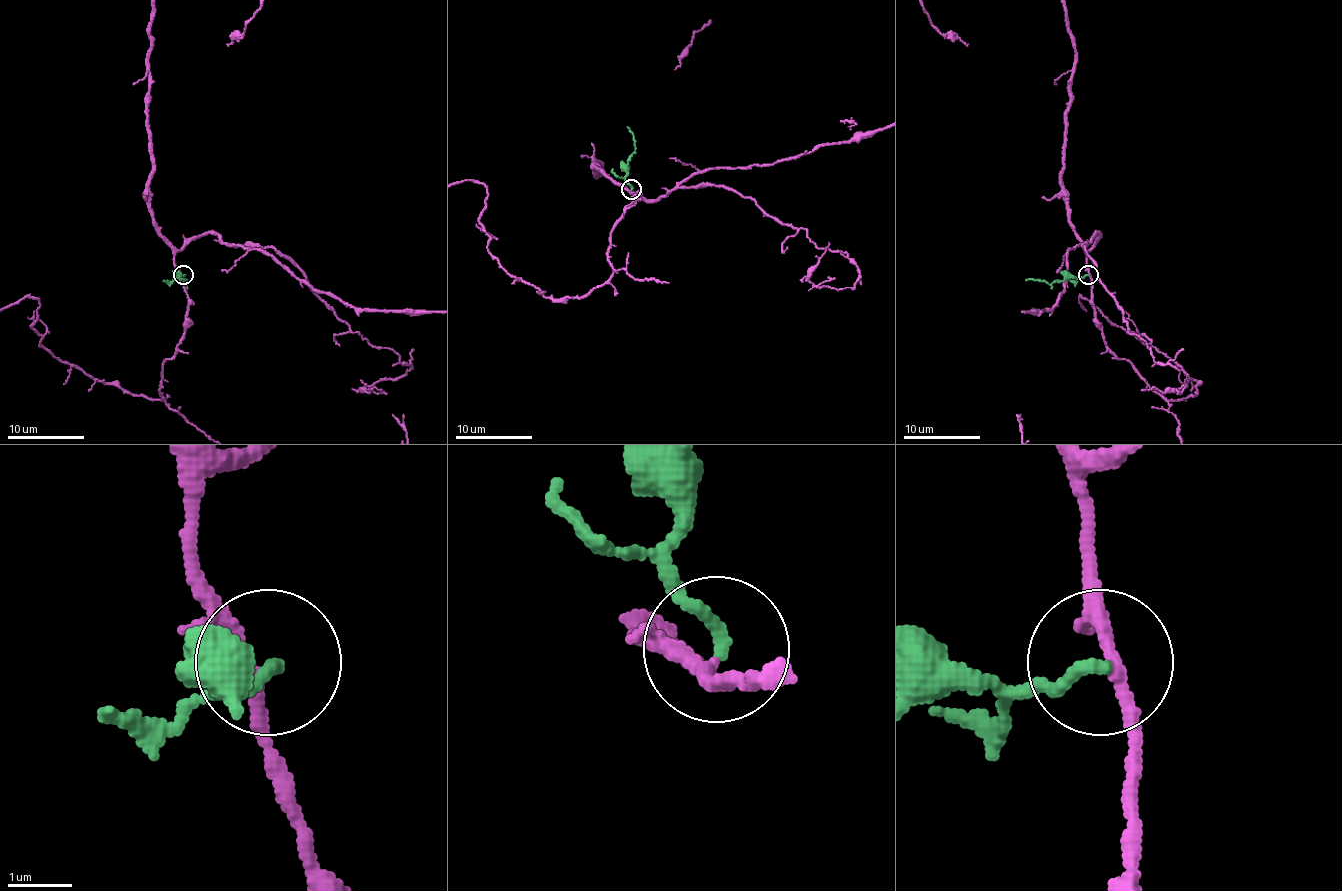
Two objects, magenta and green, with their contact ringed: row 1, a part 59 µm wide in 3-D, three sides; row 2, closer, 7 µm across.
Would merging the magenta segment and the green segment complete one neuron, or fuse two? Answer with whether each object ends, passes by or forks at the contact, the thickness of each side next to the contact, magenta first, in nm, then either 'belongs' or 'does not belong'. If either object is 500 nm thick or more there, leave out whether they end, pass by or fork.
magenta passes by; green ends; calibres 190 and 220 nm; does not belong

